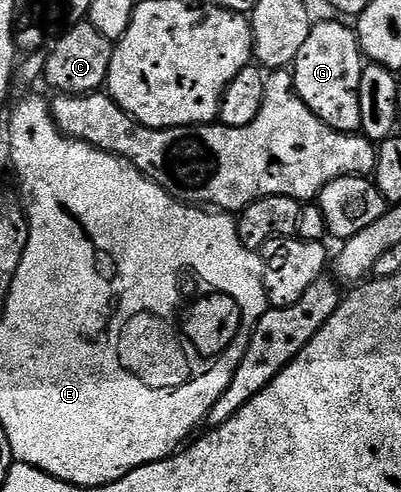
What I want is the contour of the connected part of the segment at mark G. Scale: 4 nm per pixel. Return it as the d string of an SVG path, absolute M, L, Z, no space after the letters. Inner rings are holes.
M327 20L324 24L316 23L312 27L293 65L295 89L305 106L309 106L309 110L313 110L313 114L317 114L325 126L338 132L358 133L361 129L359 87L365 60L358 52L359 37L356 29Z

